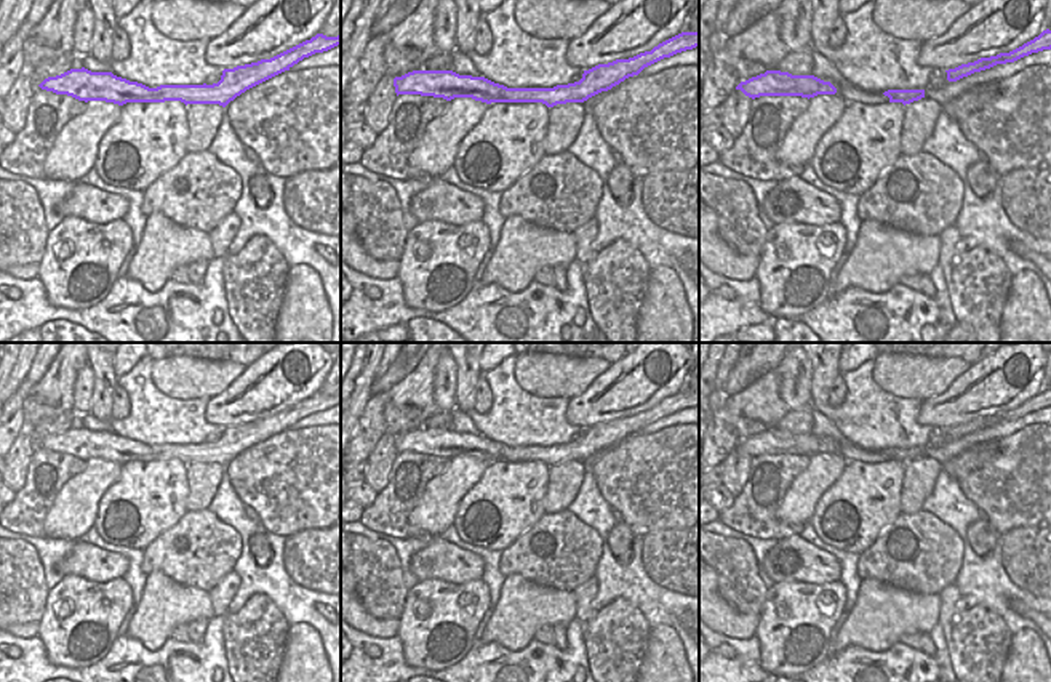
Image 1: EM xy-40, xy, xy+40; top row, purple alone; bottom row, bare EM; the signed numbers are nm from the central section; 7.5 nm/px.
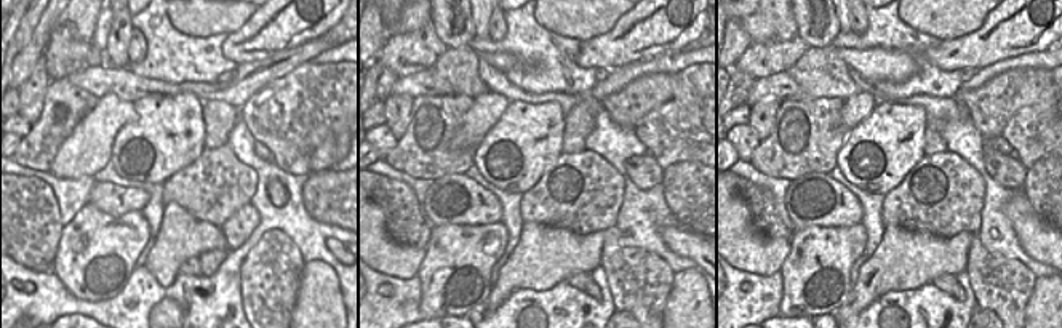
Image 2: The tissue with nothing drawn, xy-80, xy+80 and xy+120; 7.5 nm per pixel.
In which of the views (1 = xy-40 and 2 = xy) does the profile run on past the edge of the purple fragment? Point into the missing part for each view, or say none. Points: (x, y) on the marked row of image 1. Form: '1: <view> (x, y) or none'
1: none
2: none

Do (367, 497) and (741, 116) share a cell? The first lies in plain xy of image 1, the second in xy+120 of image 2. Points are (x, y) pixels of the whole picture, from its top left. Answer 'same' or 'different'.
different

